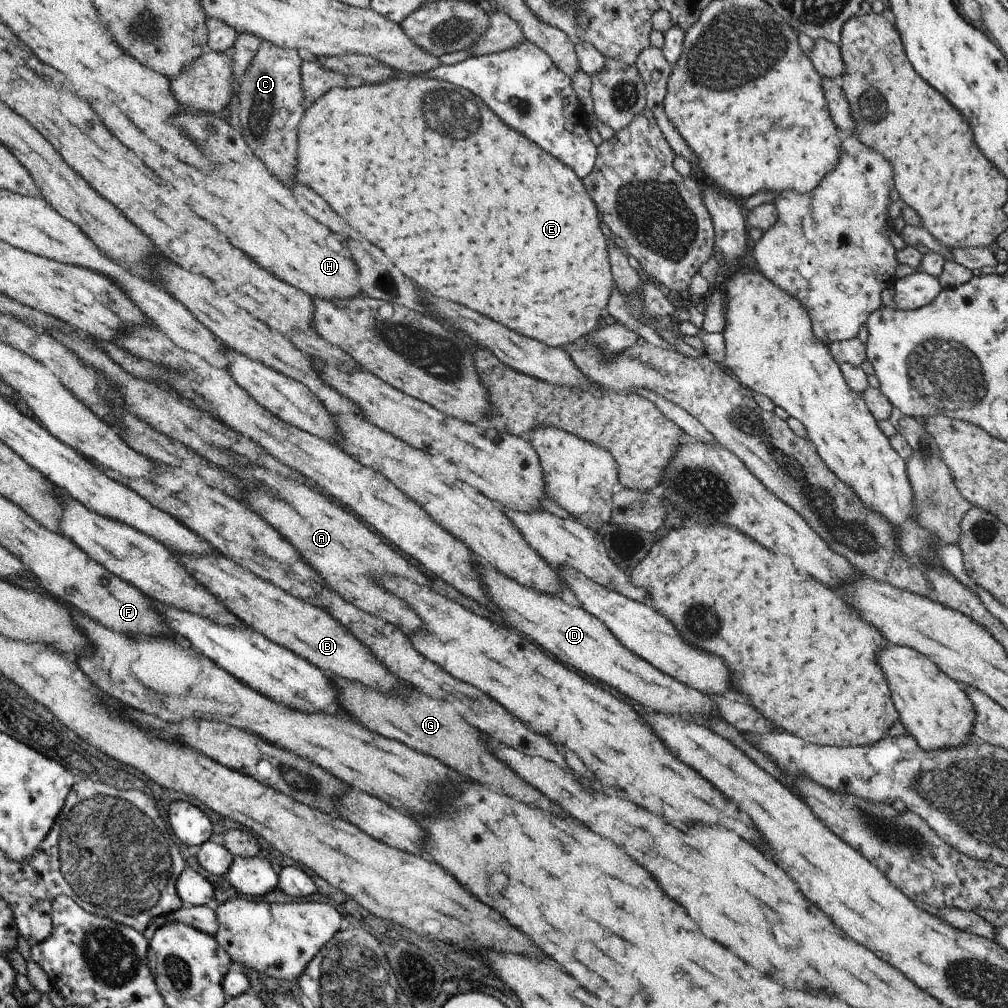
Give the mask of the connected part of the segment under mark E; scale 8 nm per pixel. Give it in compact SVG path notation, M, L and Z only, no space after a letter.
M426 75L394 77L376 84L365 82L359 87L334 87L308 107L307 114L301 121L297 140L299 181L312 188L312 191L318 192L366 240L384 250L384 254L400 268L400 272L410 280L414 280L420 288L426 288L440 298L464 304L510 330L546 343L549 347L564 348L568 344L586 338L599 328L598 322L604 316L614 282L609 263L609 241L602 233L594 199L588 194L582 179L578 178L572 168L561 160L556 160L549 152L544 152L538 144L532 144L529 138L508 126L473 92Z

